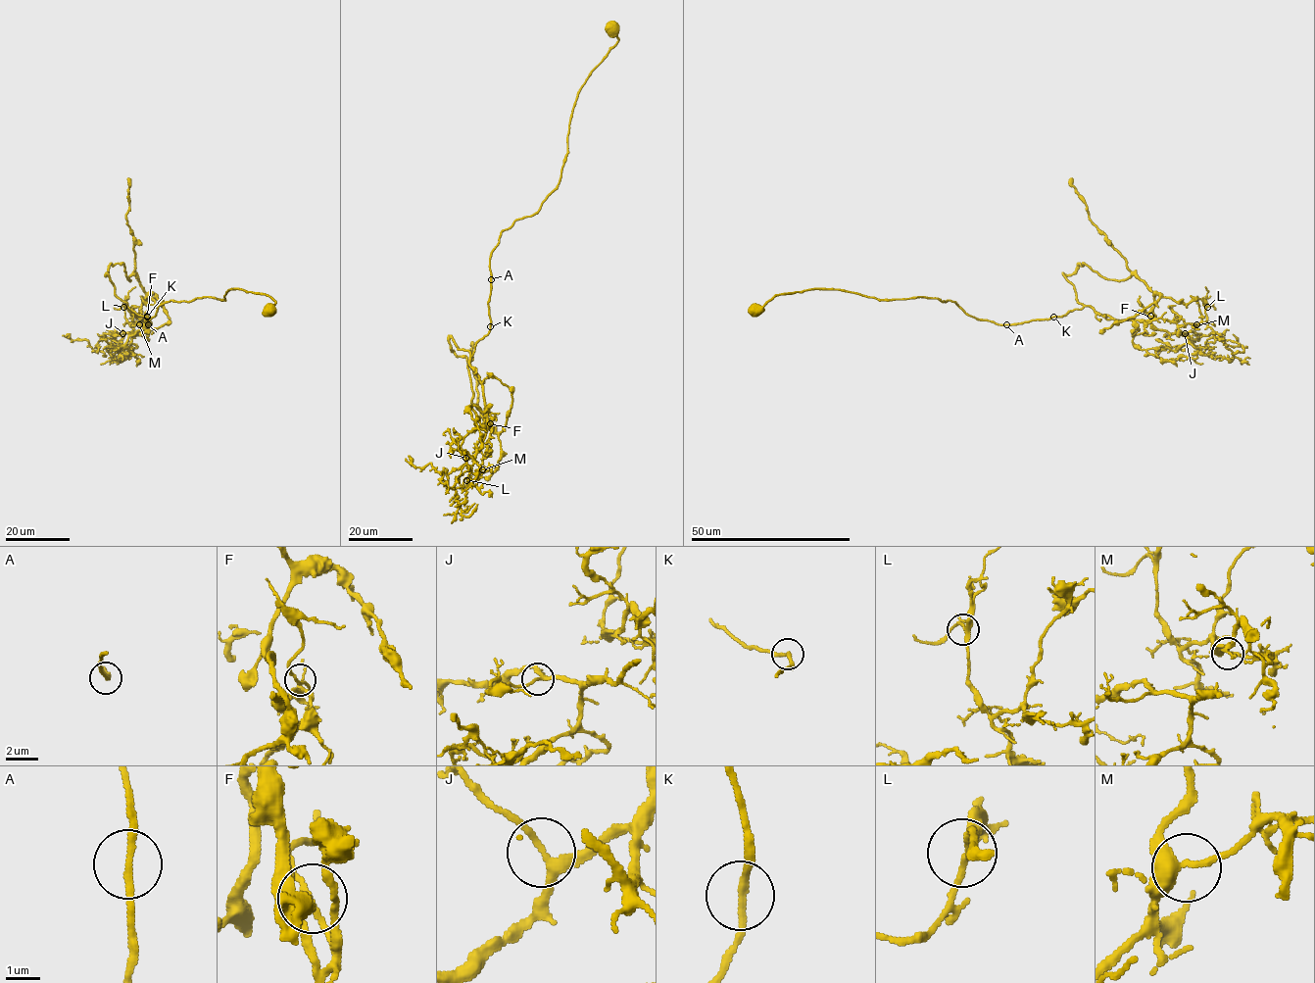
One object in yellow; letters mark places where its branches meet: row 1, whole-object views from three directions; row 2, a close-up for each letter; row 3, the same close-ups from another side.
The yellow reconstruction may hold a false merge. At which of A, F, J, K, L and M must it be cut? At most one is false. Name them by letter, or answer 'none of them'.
none of them

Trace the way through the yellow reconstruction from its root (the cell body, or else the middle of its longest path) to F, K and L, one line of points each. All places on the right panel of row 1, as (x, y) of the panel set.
F: (754, 311), (779, 294), (836, 289), (951, 300), (1002, 324), (1085, 306), (1119, 320), (1150, 316)
K: (754, 311), (779, 294), (836, 289), (878, 299), (951, 300), (969, 316), (1002, 324), (1053, 316)
L: (754, 311), (812, 289), (951, 300), (1002, 324), (1085, 306), (1119, 320), (1198, 324), (1207, 307)

